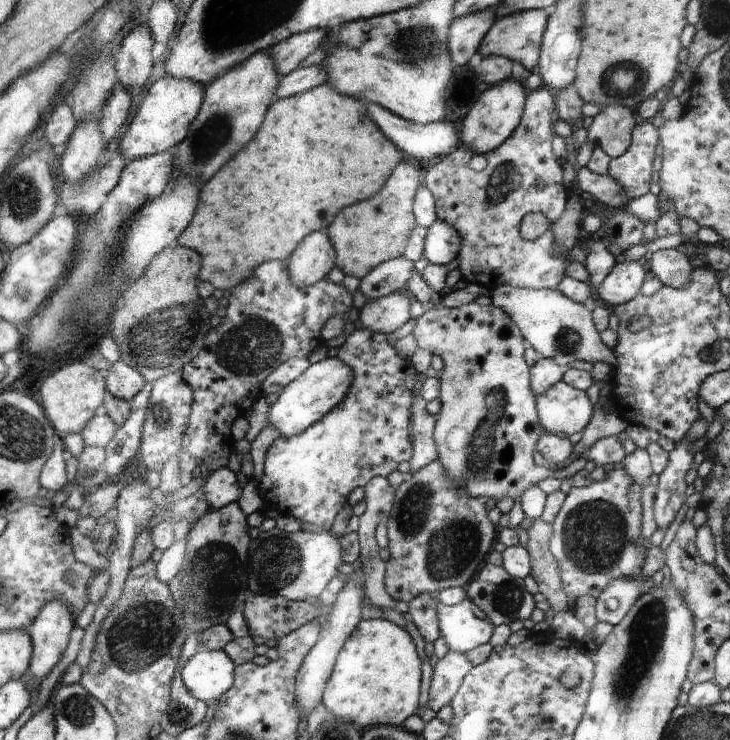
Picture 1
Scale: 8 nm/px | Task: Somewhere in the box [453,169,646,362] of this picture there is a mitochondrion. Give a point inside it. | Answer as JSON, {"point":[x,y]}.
{"point":[568,340]}

